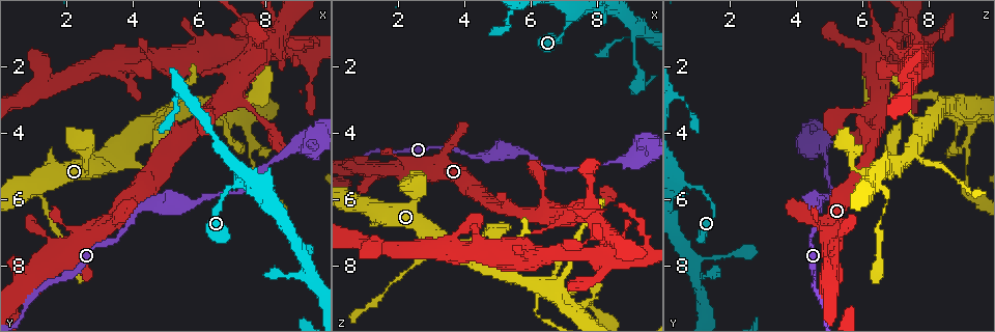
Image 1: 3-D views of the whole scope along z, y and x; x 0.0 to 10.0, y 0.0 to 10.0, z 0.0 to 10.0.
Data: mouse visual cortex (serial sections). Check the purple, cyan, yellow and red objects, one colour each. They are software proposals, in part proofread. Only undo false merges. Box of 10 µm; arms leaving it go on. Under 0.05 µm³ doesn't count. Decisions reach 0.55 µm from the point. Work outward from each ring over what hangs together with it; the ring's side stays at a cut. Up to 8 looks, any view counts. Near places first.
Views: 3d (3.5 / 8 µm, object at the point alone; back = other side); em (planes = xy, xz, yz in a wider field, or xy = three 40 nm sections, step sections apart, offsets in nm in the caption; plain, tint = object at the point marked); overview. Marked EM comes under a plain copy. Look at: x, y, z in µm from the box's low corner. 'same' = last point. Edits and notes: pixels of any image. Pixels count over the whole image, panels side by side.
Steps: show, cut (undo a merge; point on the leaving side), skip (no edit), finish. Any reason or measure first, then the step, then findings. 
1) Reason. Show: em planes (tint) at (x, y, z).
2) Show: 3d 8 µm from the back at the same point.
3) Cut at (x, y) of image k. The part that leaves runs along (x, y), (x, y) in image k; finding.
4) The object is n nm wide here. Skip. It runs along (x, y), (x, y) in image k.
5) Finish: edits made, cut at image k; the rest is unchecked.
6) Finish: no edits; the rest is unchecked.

Four or more arms meet. Show: 3d 3.5 µm at (2.35, 7.15, 5.10).

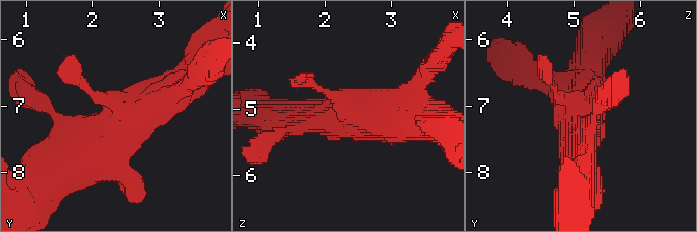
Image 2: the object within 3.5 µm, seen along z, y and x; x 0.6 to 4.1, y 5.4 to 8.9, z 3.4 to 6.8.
Show: em xy step 3 (tint) at (2.25, 7.25, 5.10).

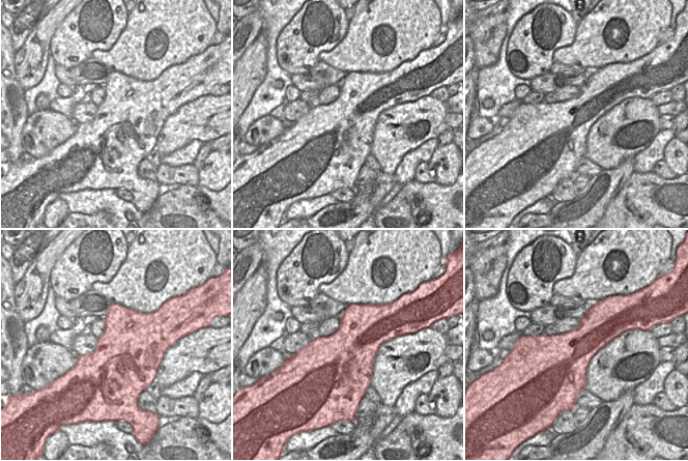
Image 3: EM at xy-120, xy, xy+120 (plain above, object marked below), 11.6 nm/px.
The object is 750 nm wide here. Skip. It runs along (171, 89), (120, 111), (60, 171) in image 2; all the same cell.

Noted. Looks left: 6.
Four or more arms meet. Show: 3d 3.5 µm at (3.20, 4.70, 7.30).

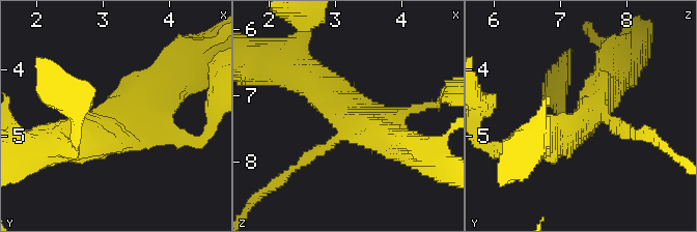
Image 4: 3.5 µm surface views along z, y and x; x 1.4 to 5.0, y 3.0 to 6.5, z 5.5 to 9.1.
Show: em xy step 2 (tint) at (3.20, 4.75, 7.35).

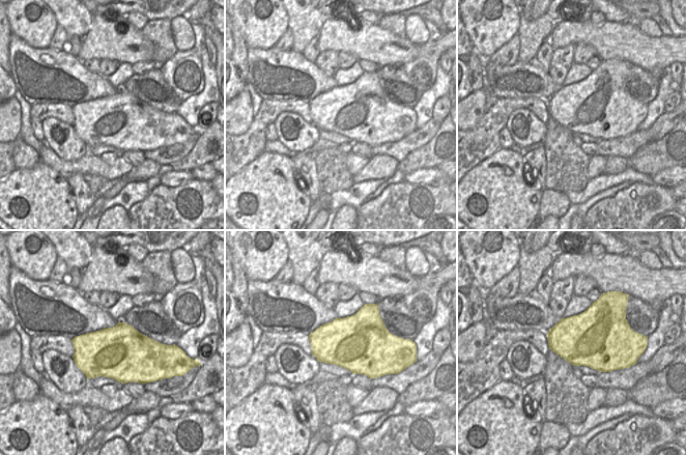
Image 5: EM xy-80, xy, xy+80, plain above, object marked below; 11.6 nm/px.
The object is 700 nm wide here. Skip. It runs along (303, 76), (351, 121), (401, 145) in image 4; continuous, no second cell.

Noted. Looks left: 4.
Calibre changes. Show: 3d 3.5 µm from the back at (7.60, 4.55, 9.25).

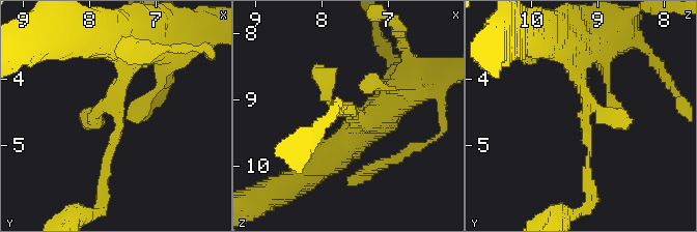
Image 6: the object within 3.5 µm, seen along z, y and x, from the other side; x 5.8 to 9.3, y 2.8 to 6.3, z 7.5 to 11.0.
Show: em xy step 5 (tint) at (7.55, 4.60, 9.15).

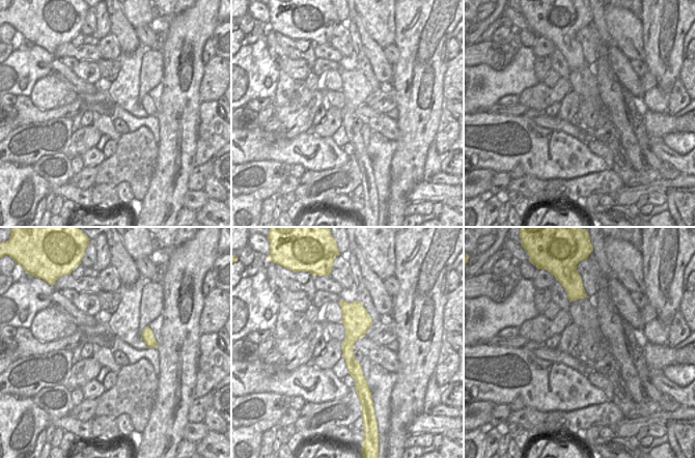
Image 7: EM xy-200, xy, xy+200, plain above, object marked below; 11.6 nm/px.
Skip. It runs along (137, 57), (103, 184) in image 6; all the same cell.

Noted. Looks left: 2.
A fork. Show: 3d 8 µm at (9.25, 4.45, 4.75).

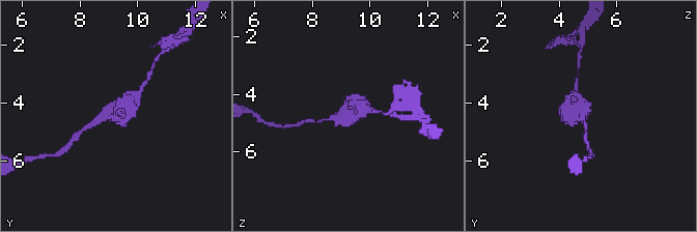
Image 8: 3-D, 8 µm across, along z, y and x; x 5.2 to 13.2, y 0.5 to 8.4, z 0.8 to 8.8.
Need the tissue. Show: em xy step 1 (tint) at the same point.

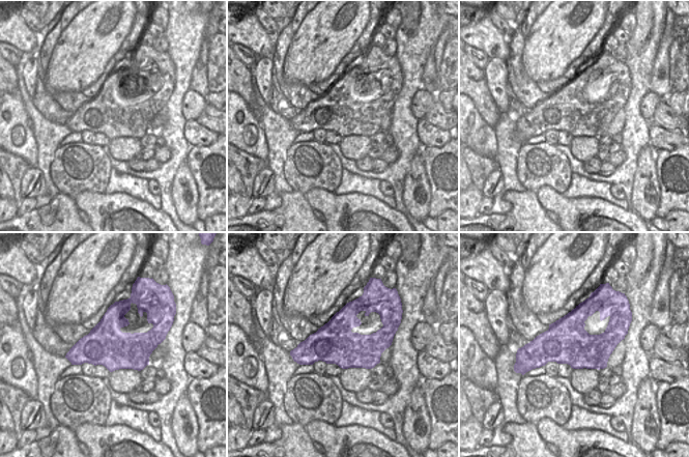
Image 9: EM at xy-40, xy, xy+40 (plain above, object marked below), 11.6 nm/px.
Skip. It runs along (90, 123), (123, 118), (132, 104) in image 8; all the same cell.

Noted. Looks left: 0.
Finish: no edits; the rest is unchecked.

